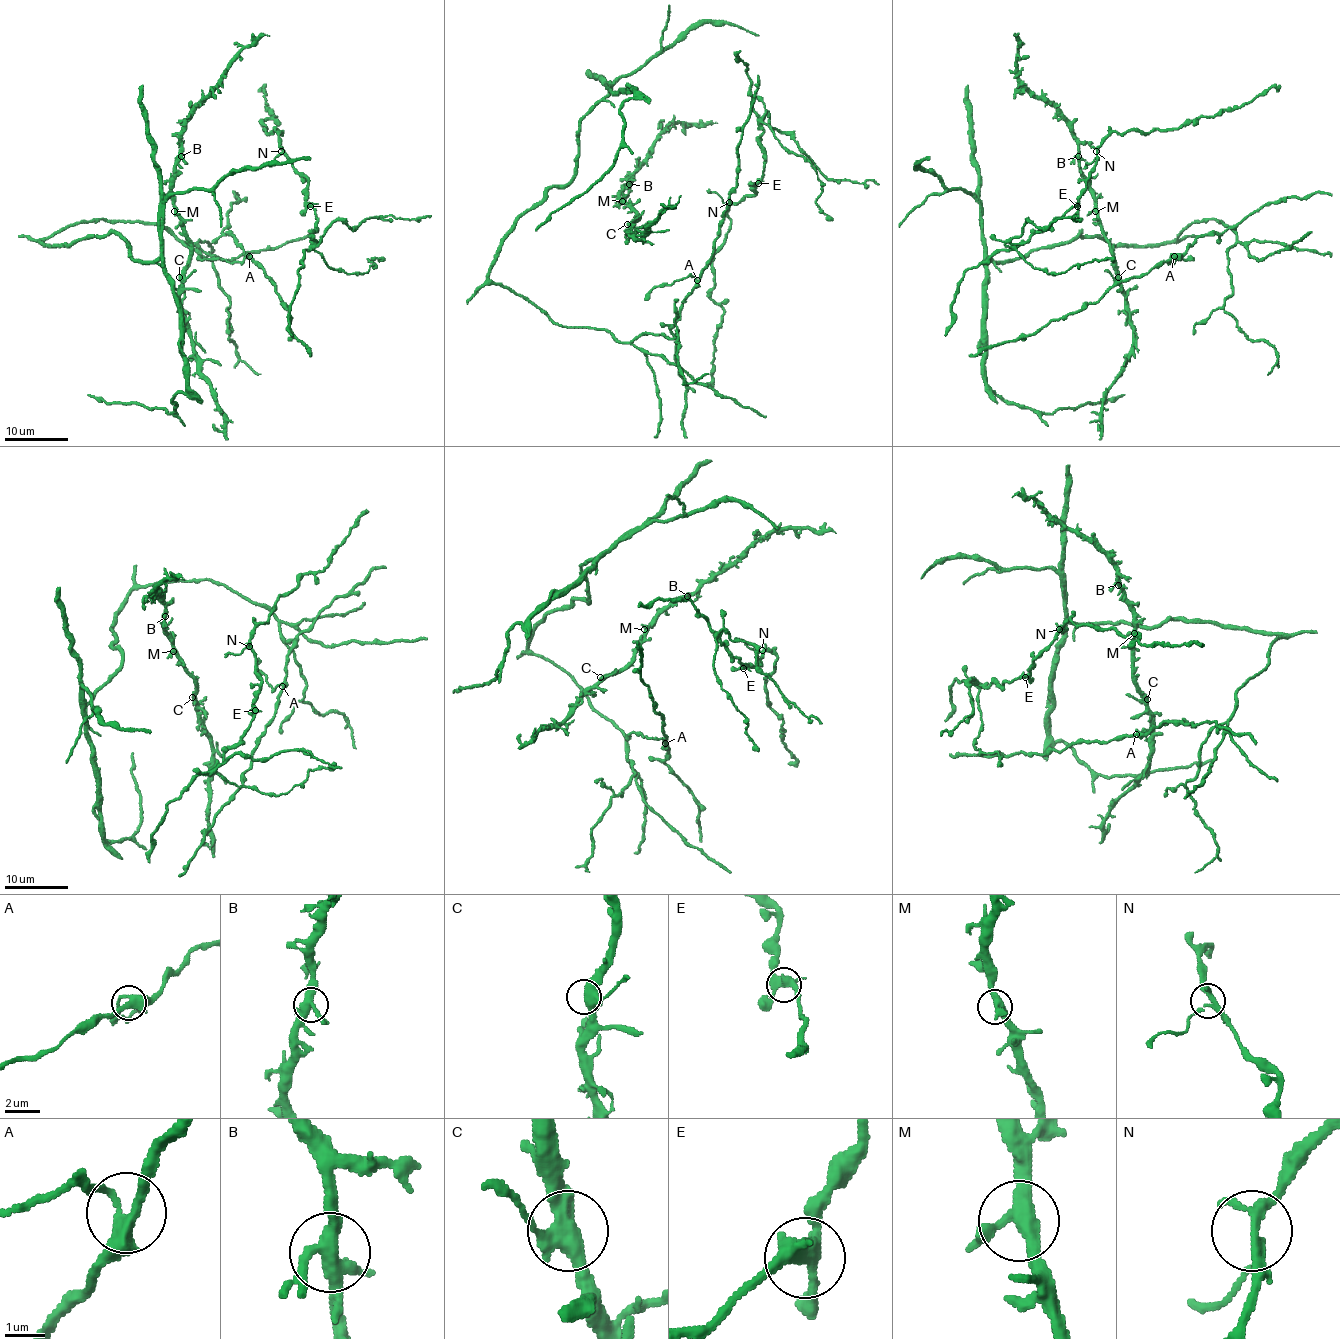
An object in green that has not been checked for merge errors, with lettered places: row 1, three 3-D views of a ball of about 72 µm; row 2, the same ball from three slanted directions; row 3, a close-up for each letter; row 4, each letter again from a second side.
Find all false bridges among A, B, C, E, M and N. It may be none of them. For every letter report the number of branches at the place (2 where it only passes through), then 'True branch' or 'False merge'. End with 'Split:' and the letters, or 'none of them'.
A: Branches: 3. True branch
B: Branches: 4. True branch
C: Branches: 4. True branch
E: Branches: 4. True branch
M: Branches: 4. True branch
N: Branches: 3. True branch
Split: none of them

